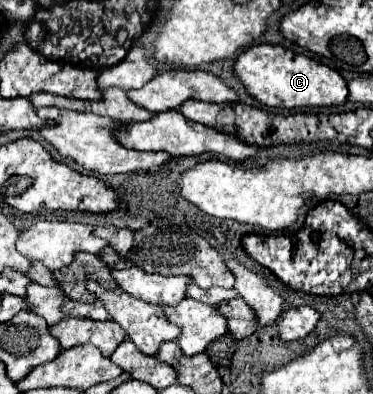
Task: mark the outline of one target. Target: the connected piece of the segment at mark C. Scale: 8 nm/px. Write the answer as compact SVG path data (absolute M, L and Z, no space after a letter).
M254 44L238 56L232 70L246 88L248 96L270 108L294 110L306 106L338 106L344 104L348 96L346 82L336 70L308 56L294 54L292 50L286 50L282 46Z

